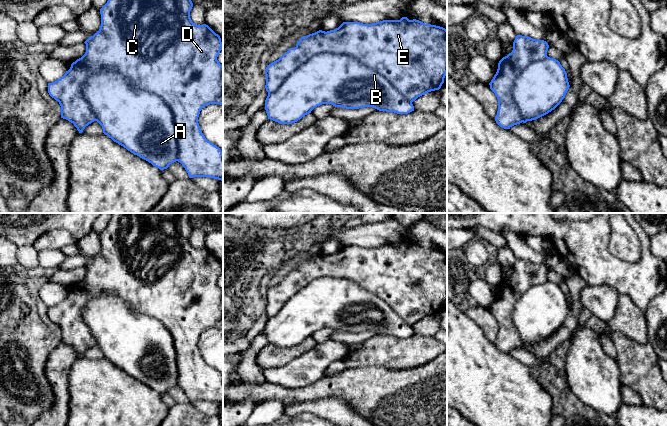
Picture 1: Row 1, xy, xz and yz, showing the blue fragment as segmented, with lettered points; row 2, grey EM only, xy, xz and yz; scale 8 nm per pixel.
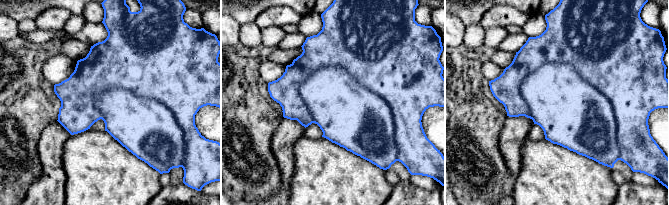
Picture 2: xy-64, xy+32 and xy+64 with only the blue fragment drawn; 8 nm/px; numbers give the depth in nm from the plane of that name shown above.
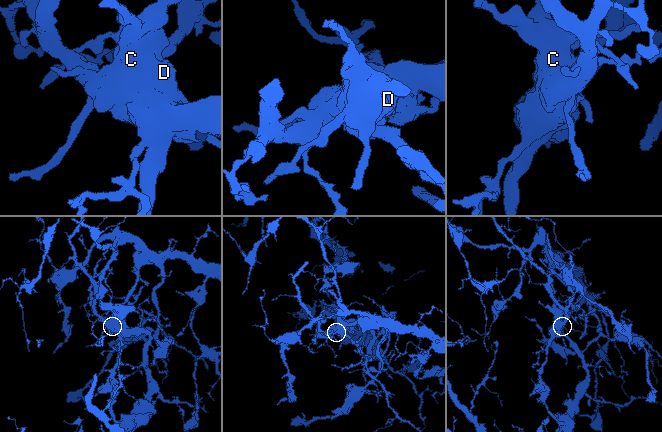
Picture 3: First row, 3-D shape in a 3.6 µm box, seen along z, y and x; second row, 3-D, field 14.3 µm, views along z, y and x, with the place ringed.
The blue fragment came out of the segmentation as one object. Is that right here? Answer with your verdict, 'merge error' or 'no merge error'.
merge error

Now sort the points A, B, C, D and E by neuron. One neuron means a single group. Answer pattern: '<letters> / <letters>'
A B / C D E

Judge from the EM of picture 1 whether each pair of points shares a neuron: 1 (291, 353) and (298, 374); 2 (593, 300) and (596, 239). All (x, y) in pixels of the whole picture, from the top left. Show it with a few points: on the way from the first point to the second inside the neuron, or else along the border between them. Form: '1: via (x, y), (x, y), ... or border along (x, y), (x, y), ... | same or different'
1: border along (313, 347), (286, 363), (271, 368) | different
2: border along (588, 284), (607, 285), (617, 292) | different

